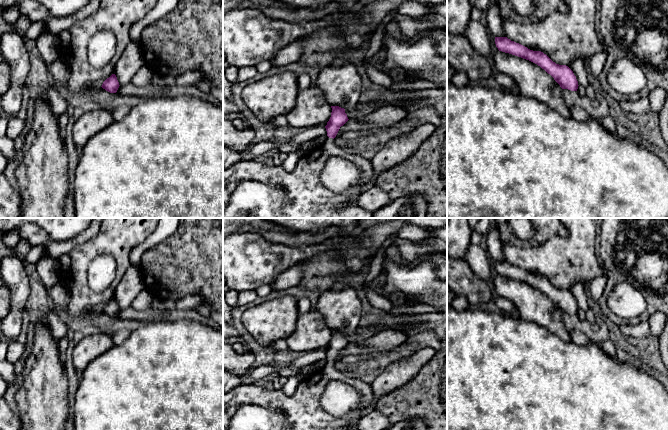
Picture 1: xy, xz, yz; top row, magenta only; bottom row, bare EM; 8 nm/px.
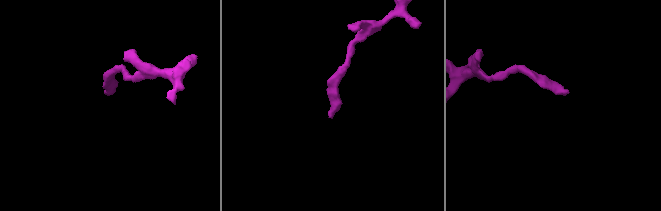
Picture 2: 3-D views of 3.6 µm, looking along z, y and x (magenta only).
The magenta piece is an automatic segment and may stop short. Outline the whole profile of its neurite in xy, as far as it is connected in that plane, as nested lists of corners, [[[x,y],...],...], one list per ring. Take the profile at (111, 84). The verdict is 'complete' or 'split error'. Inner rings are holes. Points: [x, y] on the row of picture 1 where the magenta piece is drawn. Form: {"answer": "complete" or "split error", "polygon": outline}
{"answer": "complete", "polygon": [[[112,74],[109,78],[107,78],[103,84],[102,88],[110,93],[116,93],[119,88],[119,82],[115,74]]]}

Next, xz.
{"answer": "split error", "polygon": [[[331,106],[332,112],[325,126],[328,138],[319,147],[311,150],[301,157],[292,172],[287,172],[282,165],[262,164],[255,161],[240,160],[223,170],[223,212],[231,194],[241,181],[252,180],[268,185],[279,185],[286,190],[287,205],[281,218],[372,218],[373,213],[362,209],[358,205],[362,184],[360,183],[350,192],[334,193],[320,184],[319,179],[325,163],[331,157],[337,156],[351,161],[362,171],[362,181],[370,181],[374,175],[371,160],[360,155],[351,154],[347,149],[338,147],[334,138],[339,129],[349,119],[345,109],[339,106]]]}

